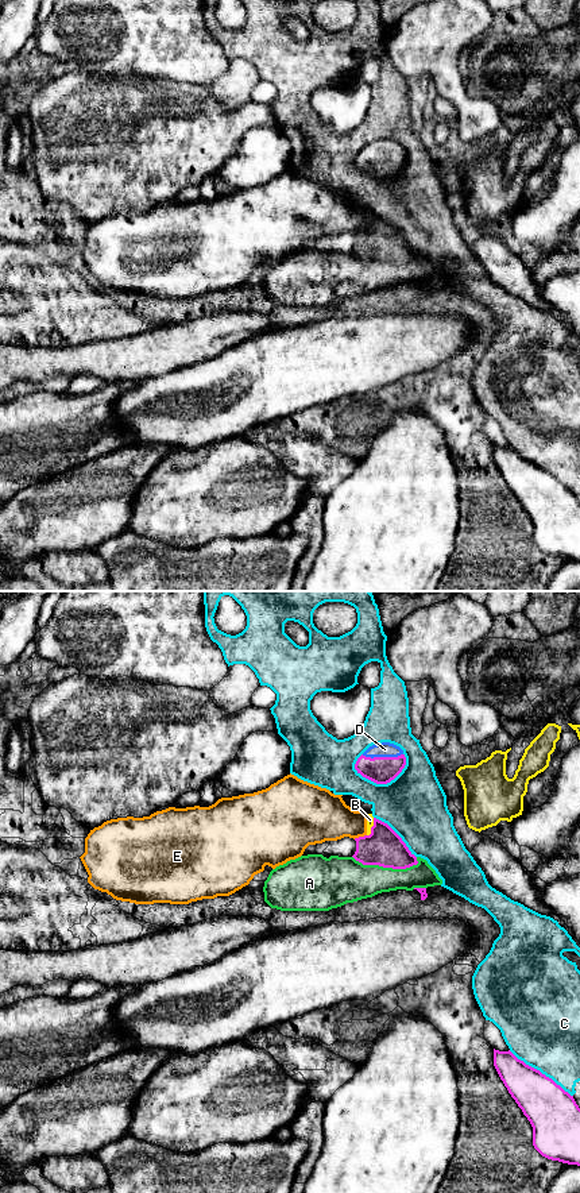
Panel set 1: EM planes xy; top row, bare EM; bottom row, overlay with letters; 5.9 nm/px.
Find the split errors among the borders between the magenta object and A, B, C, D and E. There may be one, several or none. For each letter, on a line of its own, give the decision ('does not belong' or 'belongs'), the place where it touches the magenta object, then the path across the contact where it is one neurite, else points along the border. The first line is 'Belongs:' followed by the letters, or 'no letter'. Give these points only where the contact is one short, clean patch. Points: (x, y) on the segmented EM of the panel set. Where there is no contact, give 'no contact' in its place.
Belongs: D
A: does not belong | xy (386, 867)
B: does not belong | xy (371, 827) | along xy (374, 818), (374, 825), (367, 836)
C: does not belong | xy (385, 783)
D: belongs | xy (382, 757) | across xy (379, 769), (382, 757), (385, 749)
E: does not belong | xy (359, 837) | along xy (366, 834), (354, 838)

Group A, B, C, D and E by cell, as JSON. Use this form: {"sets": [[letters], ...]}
{"sets": [["A"], ["B", "E"], ["C"], ["D"]]}

